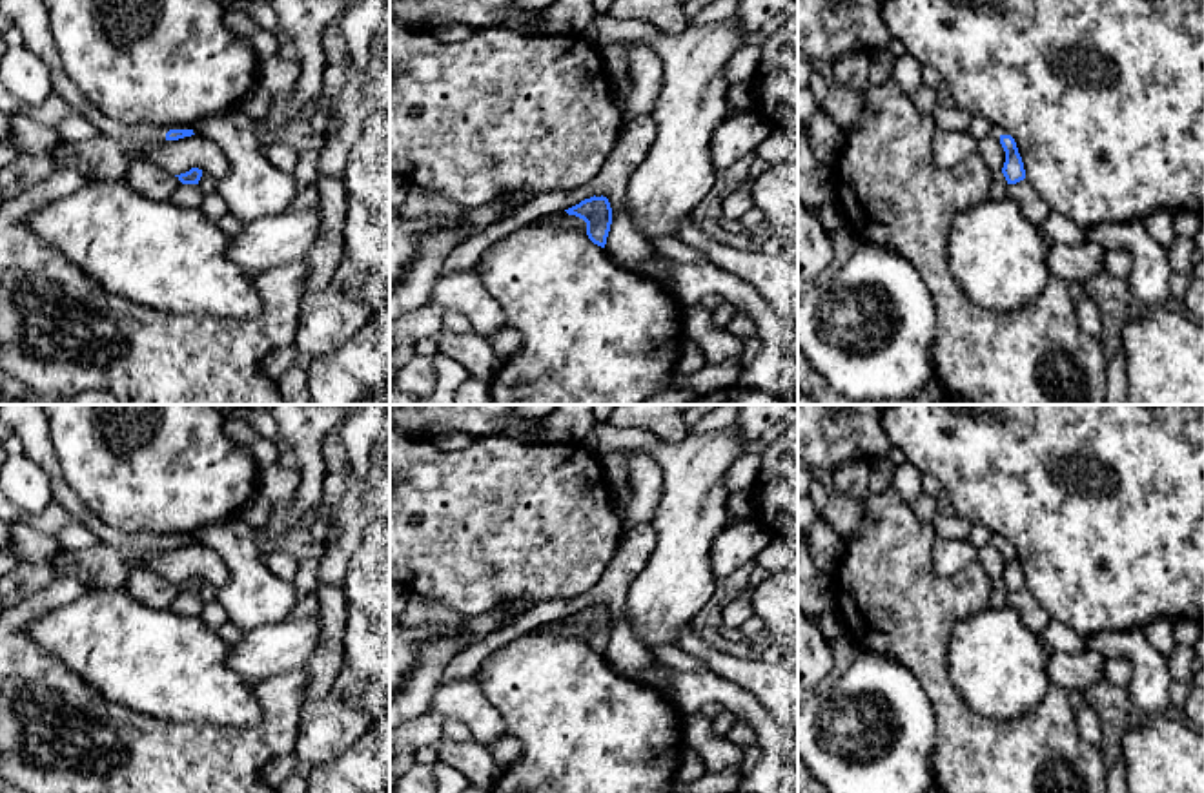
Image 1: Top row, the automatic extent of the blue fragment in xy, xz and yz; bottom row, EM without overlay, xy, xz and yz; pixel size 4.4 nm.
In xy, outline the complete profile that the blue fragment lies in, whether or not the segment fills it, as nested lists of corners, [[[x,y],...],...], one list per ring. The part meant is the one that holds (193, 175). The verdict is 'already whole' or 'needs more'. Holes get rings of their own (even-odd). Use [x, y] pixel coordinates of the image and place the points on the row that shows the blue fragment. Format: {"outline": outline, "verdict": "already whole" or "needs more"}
{"outline": [[[151,162],[131,164],[122,173],[120,180],[135,191],[158,201],[169,199],[169,195],[180,184],[197,184],[204,197],[215,193],[219,184],[219,180],[211,173],[202,171],[199,168],[191,168],[189,171],[180,175],[169,175]]], "verdict": "needs more"}

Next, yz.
{"outline": [[[1000,135],[1005,151],[1005,162],[1000,173],[993,173],[989,197],[1000,201],[1005,197],[1007,186],[1025,179],[1022,157],[1011,135]]], "verdict": "needs more"}

